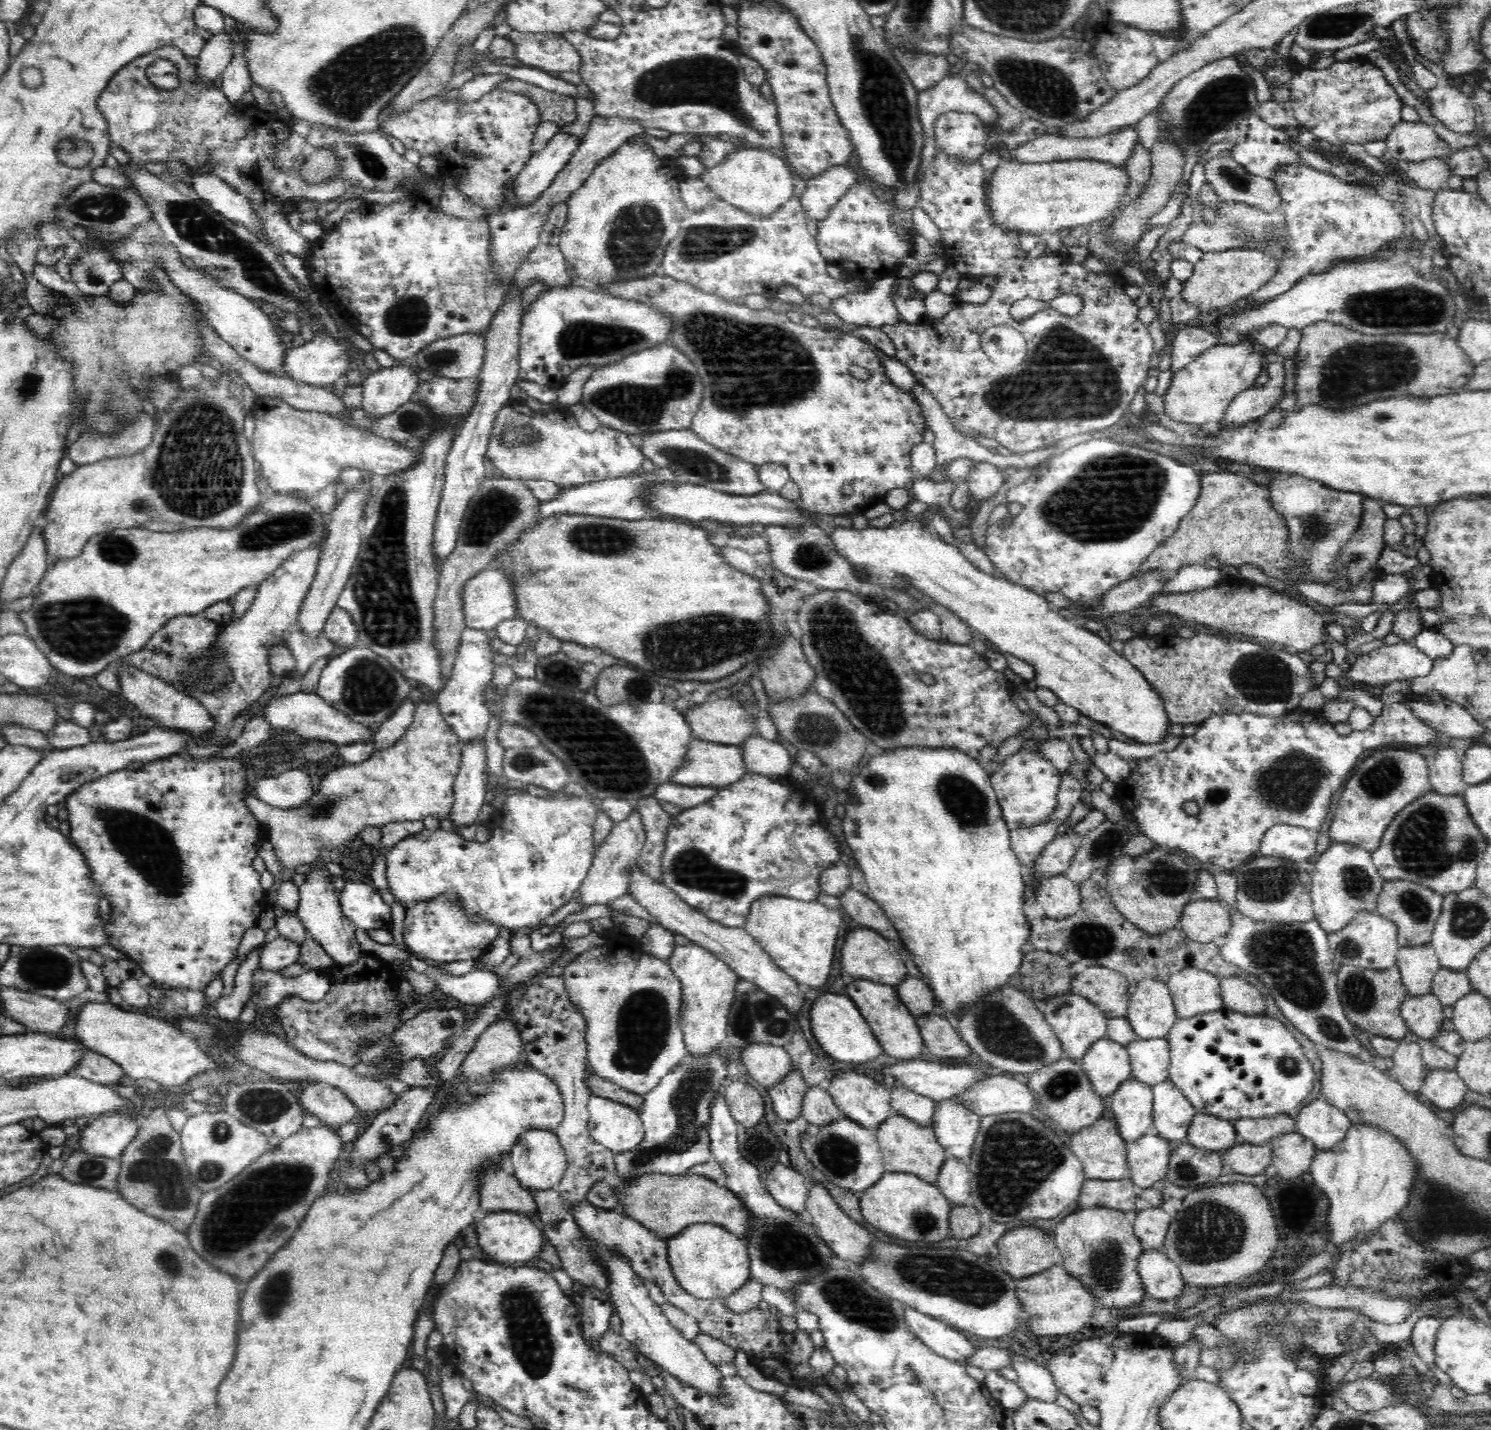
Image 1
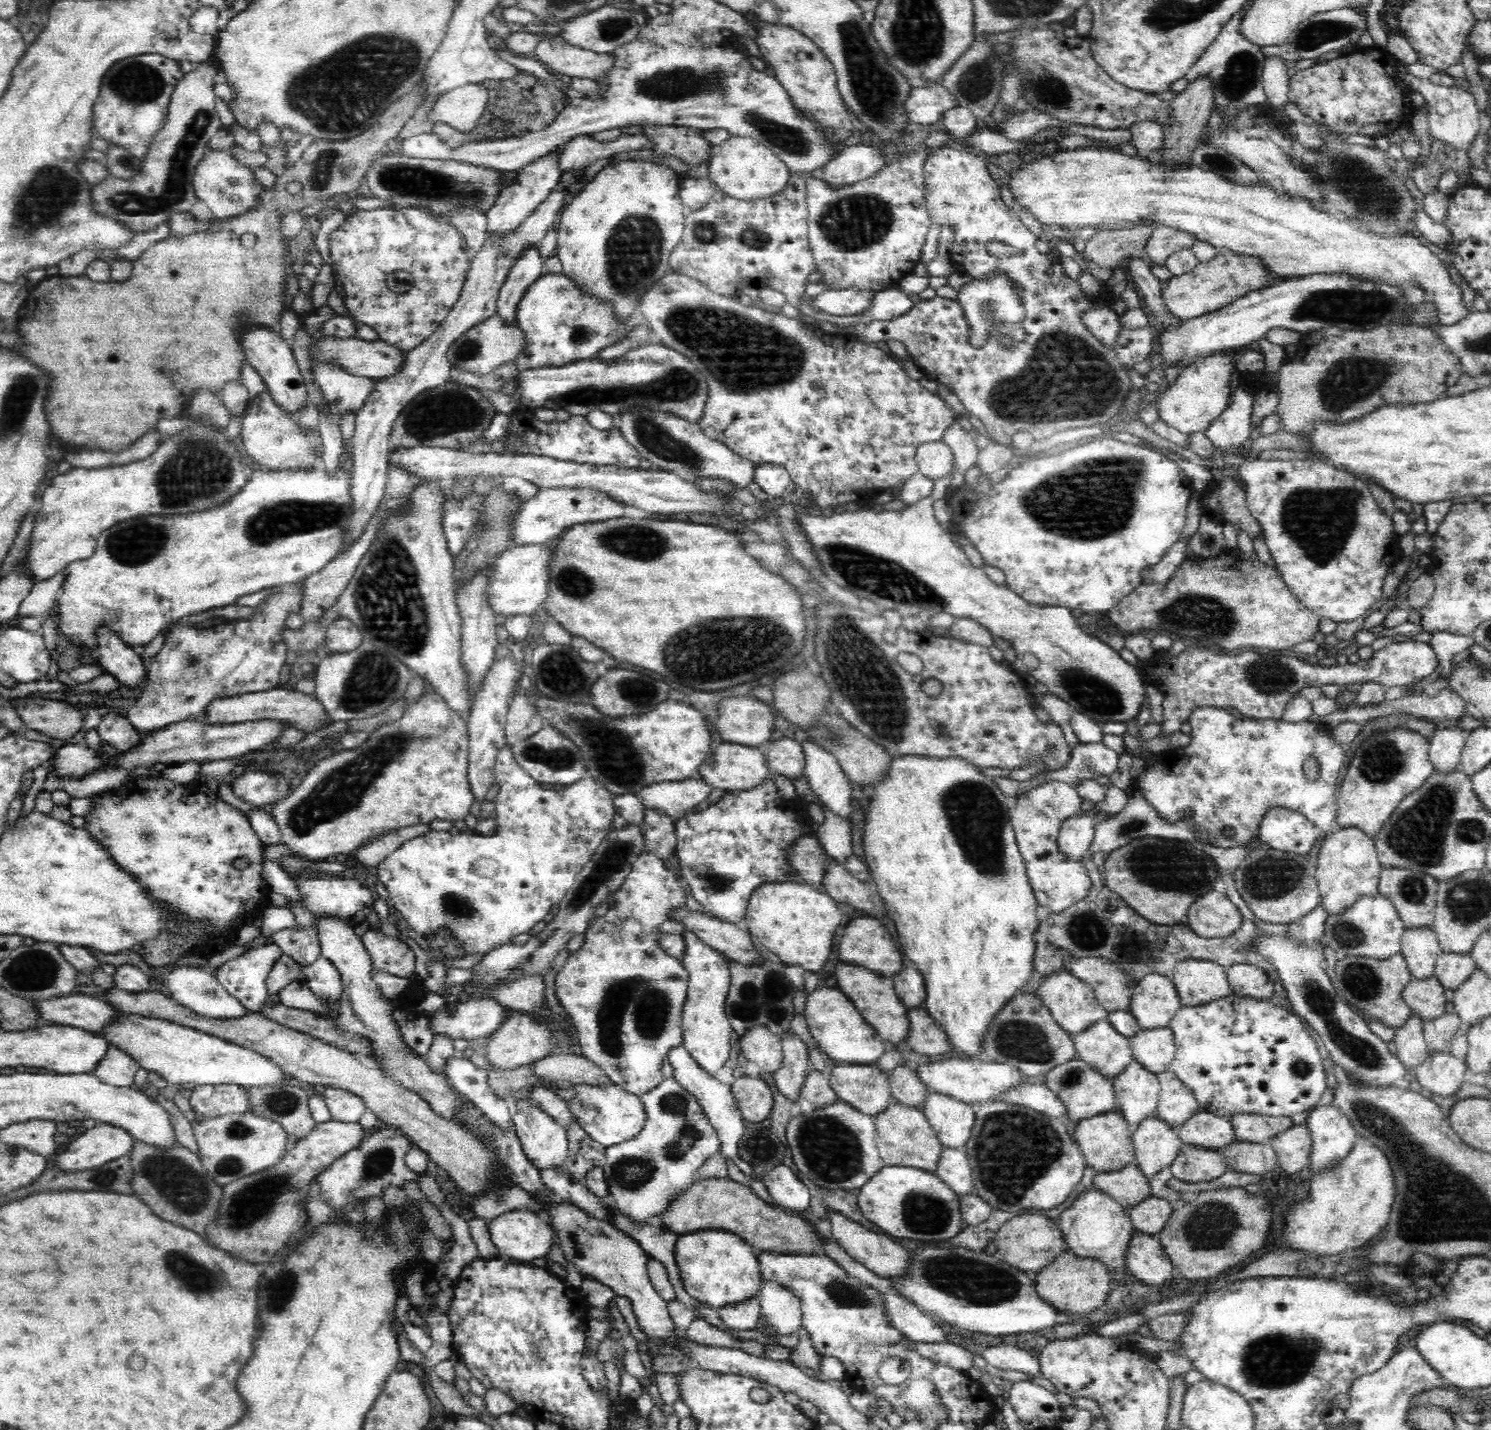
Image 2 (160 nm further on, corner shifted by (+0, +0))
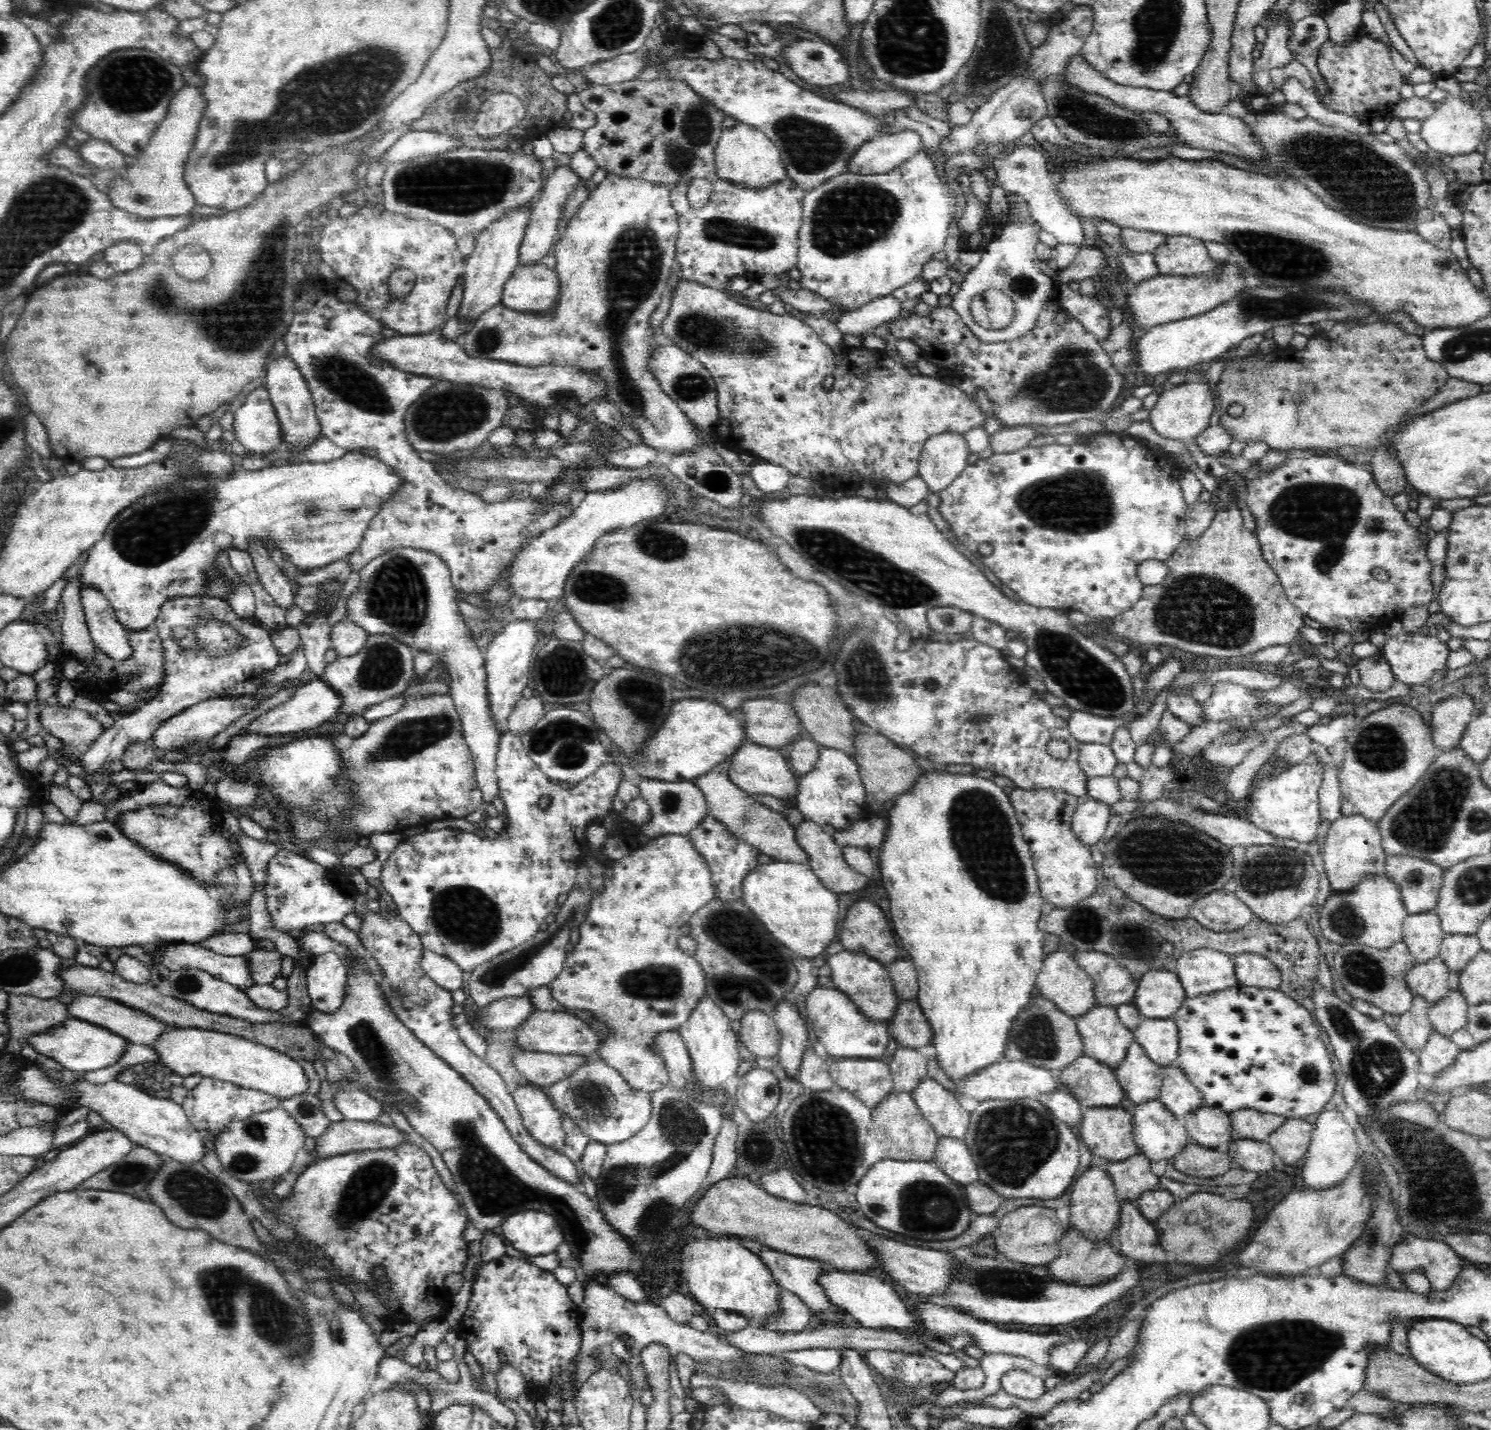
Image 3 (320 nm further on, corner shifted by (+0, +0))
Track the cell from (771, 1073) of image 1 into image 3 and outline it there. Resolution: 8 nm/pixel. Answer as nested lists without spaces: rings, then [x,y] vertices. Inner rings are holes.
[[[752,1010],[745,1012],[739,1021],[739,1040],[756,1058],[772,1058],[778,1054],[781,1038],[772,1017],[764,1011]]]

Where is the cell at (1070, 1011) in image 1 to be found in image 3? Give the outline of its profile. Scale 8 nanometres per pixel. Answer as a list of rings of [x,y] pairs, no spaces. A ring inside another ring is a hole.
[[[1060,949],[1045,955],[1043,966],[1038,973],[1036,982],[1036,994],[1054,1003],[1058,1010],[1074,1017],[1081,1018],[1088,1011],[1097,1006],[1097,998],[1094,992],[1093,980],[1078,966],[1070,953]]]

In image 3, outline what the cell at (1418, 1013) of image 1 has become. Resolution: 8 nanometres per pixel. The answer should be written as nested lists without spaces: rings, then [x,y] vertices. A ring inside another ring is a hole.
[[[1438,954],[1429,962],[1416,962],[1405,976],[1406,986],[1410,987],[1414,996],[1422,996],[1431,1005],[1443,999],[1450,991],[1448,976],[1450,976],[1448,965]]]

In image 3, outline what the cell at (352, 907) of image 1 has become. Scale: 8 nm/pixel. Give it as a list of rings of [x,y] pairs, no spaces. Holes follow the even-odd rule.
[[[279,848],[277,855],[269,860],[266,881],[263,888],[266,906],[272,919],[273,927],[278,932],[299,934],[305,928],[320,928],[324,924],[342,921],[344,916],[354,912],[354,895],[357,889],[348,877],[337,872],[334,867],[325,867],[313,860],[306,859],[286,849]]]

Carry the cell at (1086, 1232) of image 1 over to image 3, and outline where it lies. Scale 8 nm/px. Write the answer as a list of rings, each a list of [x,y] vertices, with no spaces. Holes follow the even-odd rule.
[[[1096,1161],[1079,1174],[1074,1182],[1073,1191],[1069,1194],[1070,1225],[1074,1230],[1080,1231],[1086,1239],[1092,1239],[1094,1242],[1103,1241],[1098,1238],[1108,1238],[1114,1224],[1121,1222],[1121,1204],[1117,1198],[1116,1187],[1104,1169],[1107,1162],[1109,1161]]]

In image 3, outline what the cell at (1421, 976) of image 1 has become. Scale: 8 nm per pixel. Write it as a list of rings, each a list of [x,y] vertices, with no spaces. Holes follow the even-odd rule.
[[[1434,910],[1408,915],[1403,926],[1403,941],[1415,962],[1426,963],[1435,958],[1441,949],[1442,925]]]

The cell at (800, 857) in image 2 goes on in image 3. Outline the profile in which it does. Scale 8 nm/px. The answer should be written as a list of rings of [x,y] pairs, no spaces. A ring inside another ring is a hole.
[[[720,762],[720,765],[712,768],[710,772],[691,780],[704,793],[710,815],[720,818],[721,823],[726,825],[738,840],[744,840],[762,853],[780,861],[808,865],[809,856],[797,843],[793,825],[782,813],[754,800],[748,793],[734,786],[727,778],[727,767],[728,762]]]

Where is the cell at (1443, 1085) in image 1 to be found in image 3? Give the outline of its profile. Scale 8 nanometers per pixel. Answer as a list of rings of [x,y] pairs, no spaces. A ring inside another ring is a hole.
[[[1433,1031],[1425,1046],[1415,1053],[1418,1055],[1421,1072],[1434,1077],[1450,1068],[1460,1051],[1460,1047],[1452,1039]]]

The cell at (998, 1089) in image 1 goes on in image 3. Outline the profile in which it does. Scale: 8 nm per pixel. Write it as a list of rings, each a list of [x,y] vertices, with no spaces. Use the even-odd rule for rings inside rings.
[[[1064,1088],[1036,1097],[1036,1100],[1048,1106],[1058,1120],[1067,1122],[1070,1126],[1081,1124],[1083,1106]]]

